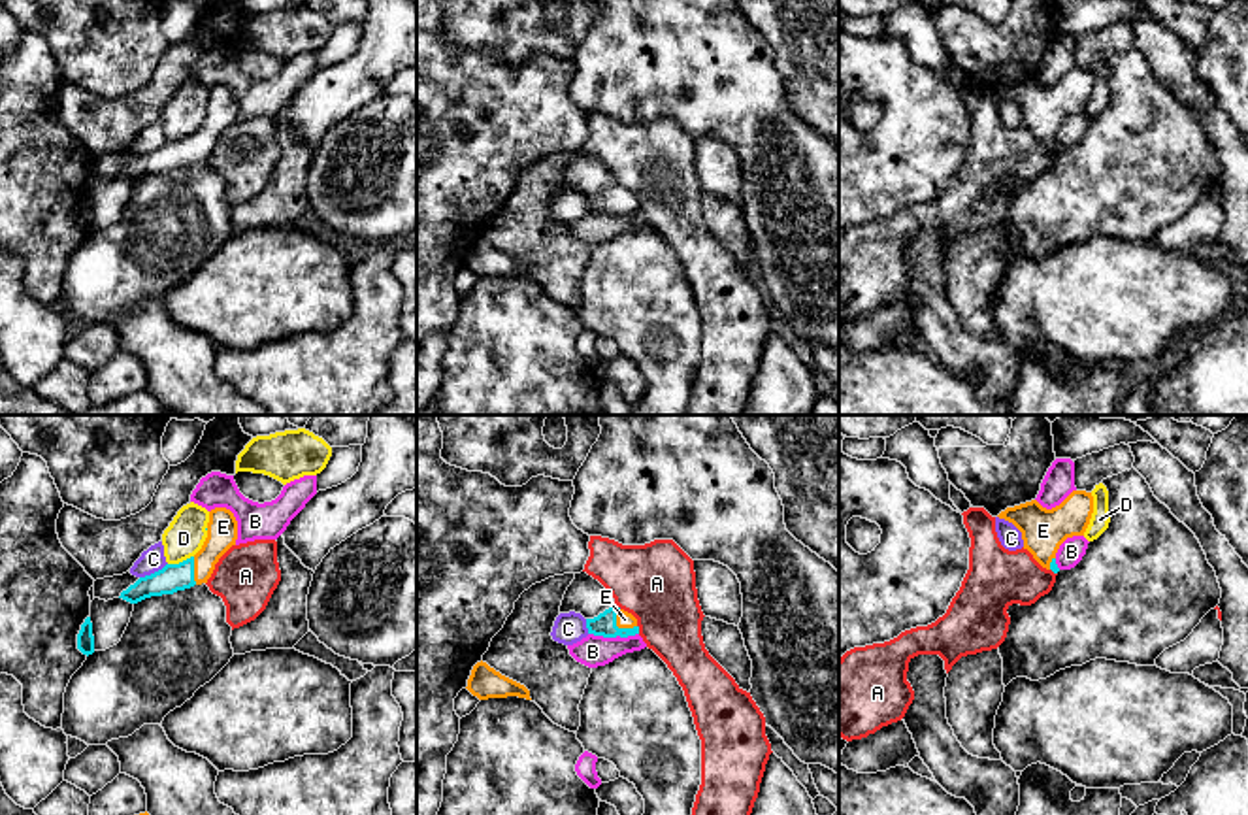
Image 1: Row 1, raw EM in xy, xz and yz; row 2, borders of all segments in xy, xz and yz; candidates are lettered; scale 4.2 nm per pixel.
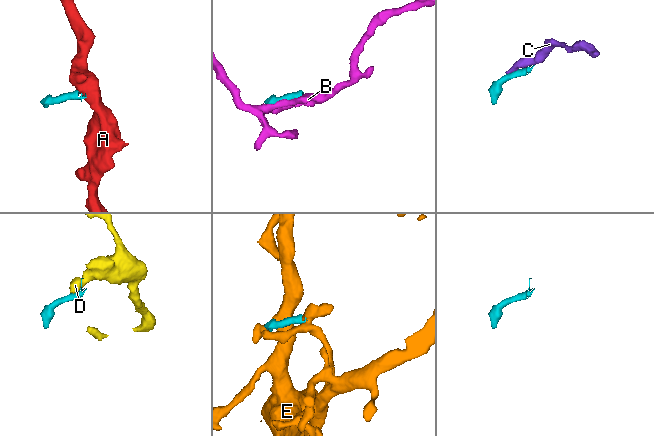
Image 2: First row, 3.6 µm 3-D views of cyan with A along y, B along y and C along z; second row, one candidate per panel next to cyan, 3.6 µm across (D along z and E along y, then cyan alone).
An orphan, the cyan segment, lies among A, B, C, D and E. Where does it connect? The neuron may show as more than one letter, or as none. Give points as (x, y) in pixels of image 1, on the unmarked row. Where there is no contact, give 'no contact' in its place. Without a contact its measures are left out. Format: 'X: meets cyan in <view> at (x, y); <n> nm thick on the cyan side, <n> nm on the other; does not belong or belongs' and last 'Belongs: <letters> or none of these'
A: meets cyan in xz at (638, 206); 100 nm thick on the cyan side, 340 nm on the other; does not belong
B: meets cyan in xz at (613, 214); 100 nm thick on the cyan side, 140 nm on the other; does not belong
C: meets cyan in xy at (155, 149); 120 nm thick on the cyan side, 100 nm on the other; does not belong
D: meets cyan in xy at (180, 140); 120 nm thick on the cyan side, 170 nm on the other; does not belong
E: meets cyan in xz at (617, 204); 100 nm thick on the cyan side, 70 nm on the other; belongs
Belongs: E

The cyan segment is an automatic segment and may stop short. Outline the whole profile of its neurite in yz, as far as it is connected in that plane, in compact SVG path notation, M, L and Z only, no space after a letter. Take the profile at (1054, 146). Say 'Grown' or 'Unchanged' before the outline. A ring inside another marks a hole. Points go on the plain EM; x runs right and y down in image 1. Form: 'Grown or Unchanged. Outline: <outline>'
Grown. Outline: M1073 68L1059 83L1046 87L1037 77L1007 85L997 94L1012 100L1033 136L1054 151L1059 149L1056 130L1073 113L1084 113L1093 91L1093 74Z

